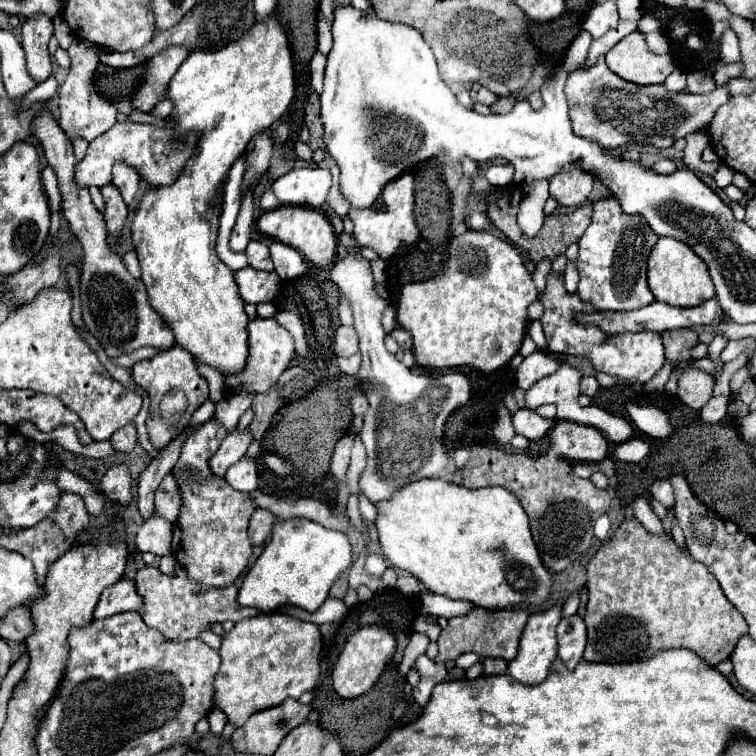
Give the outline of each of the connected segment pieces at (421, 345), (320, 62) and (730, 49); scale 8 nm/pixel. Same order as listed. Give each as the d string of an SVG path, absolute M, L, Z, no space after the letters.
M467 230L449 240L447 262L431 280L403 286L397 324L411 332L419 366L471 366L491 374L519 352L529 324L527 308L537 296L531 272L511 242L489 232Z
M315 52L313 60L311 60L311 86L317 94L321 94L323 90L323 76L325 76L325 62L327 58L321 52Z
M727 30L721 40L719 40L719 58L715 62L739 62L741 60L741 52L739 52L739 42L733 30Z

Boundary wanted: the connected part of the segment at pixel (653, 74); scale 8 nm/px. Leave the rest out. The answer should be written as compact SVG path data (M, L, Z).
M639 30L617 42L605 58L617 76L633 84L663 84L675 70L671 54L653 54Z

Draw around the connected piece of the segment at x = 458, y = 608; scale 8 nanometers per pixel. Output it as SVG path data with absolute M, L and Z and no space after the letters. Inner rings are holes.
M421 592L421 614L431 614L431 616L445 616L445 618L453 618L453 616L461 616L473 610L473 604L469 602L461 602L461 600L451 600L447 596L441 594L433 594L433 592Z

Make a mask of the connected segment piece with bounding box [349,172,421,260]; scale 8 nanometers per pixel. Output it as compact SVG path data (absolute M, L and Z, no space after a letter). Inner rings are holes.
M405 172L405 174L397 176L393 182L389 182L385 186L383 204L385 204L383 210L351 208L349 218L355 224L355 238L359 240L359 244L367 246L367 248L373 248L379 254L379 258L389 260L391 256L395 256L395 252L399 250L401 244L415 244L421 238L419 228L415 224L415 214L413 214L415 196L413 196L413 176L411 176L411 172Z

